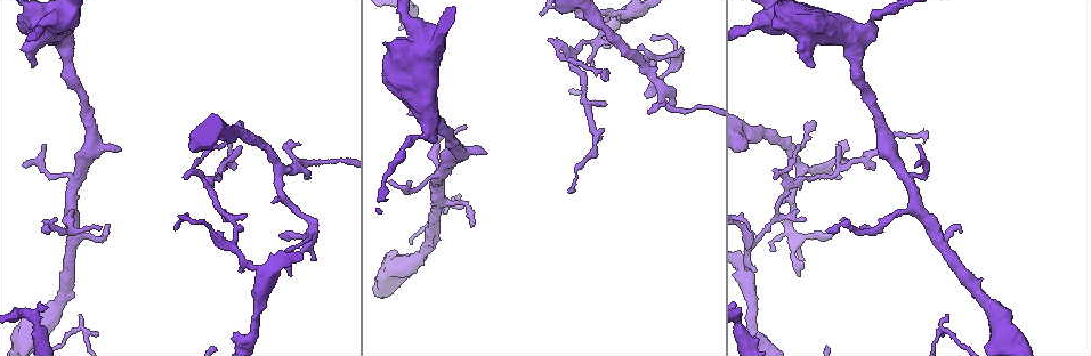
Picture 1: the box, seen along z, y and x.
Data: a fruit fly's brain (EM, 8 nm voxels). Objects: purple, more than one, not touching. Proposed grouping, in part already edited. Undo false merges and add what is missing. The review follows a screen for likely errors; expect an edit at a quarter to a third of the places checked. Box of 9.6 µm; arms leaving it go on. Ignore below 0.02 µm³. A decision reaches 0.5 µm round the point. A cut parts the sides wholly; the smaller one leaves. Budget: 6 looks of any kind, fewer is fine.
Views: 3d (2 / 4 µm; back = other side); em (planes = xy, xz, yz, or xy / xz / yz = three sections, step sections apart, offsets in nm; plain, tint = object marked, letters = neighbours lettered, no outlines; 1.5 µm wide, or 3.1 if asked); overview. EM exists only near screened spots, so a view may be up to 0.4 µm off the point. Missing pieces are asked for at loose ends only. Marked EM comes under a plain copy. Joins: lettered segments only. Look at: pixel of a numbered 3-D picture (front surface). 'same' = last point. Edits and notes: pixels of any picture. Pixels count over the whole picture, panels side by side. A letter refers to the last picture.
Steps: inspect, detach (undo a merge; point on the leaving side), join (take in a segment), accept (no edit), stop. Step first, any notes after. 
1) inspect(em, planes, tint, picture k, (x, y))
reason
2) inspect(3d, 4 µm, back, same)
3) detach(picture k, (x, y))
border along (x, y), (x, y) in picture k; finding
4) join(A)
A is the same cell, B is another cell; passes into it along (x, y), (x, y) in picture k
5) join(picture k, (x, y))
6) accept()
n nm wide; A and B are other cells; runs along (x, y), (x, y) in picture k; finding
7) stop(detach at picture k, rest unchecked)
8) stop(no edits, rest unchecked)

inspect(3d, 2 µm, picture 1, (243, 122))
thin end

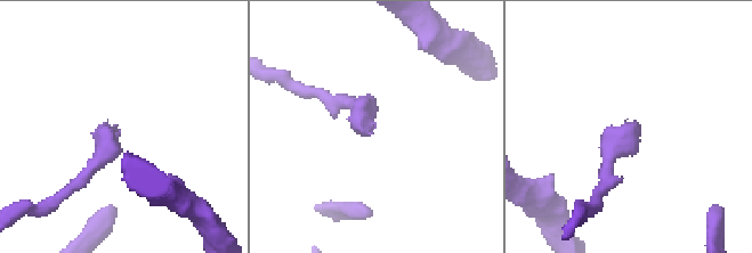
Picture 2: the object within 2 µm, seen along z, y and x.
inspect(em, planes, tint, picture 2, (630, 133))
need the tissue

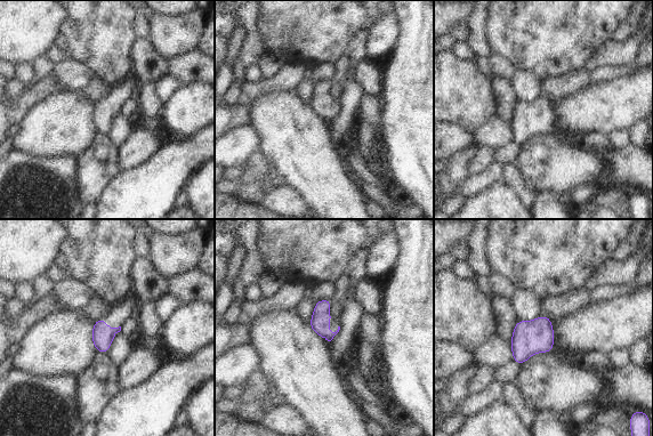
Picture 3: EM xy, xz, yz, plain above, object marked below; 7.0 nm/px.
inspect(em, planes, letters, same)

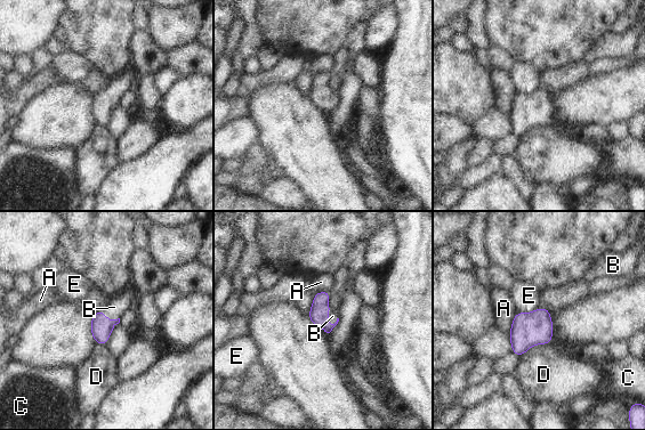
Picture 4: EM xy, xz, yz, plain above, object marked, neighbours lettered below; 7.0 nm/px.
join(picture 4, (332, 316))
130 nm wide; D touches over 220 nm; B is the same cell, A, C, D and E are other cells; the cell continues

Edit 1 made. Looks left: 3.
inspect(overview)
redraw

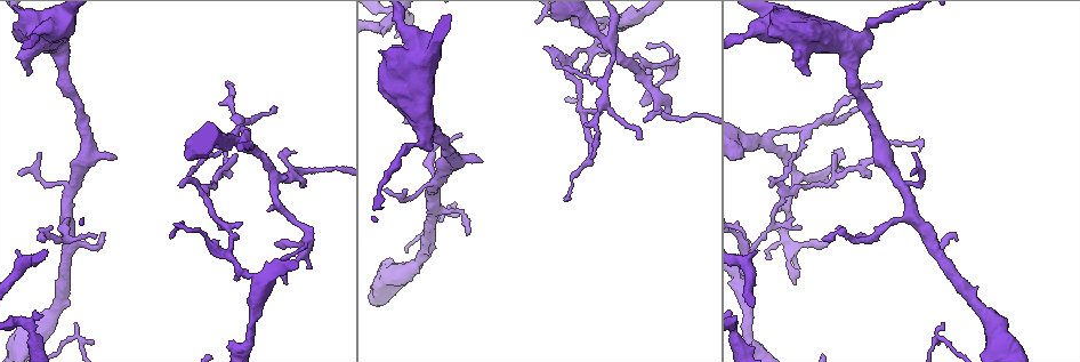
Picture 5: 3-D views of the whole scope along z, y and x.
inspect(3d, 4 µm, picture 5, (296, 153))
an open end

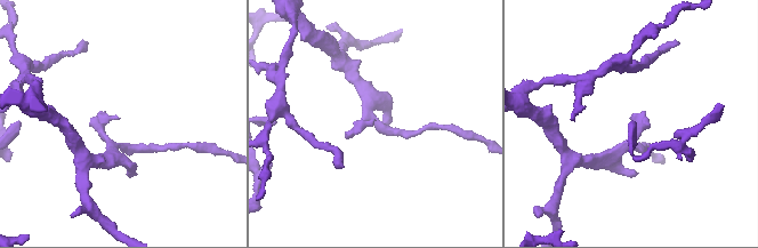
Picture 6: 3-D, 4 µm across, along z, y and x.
inspect(em, planes, letters, picture 6, (118, 117))

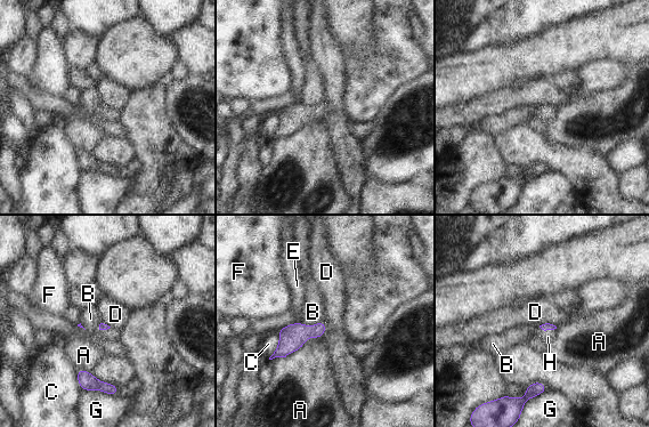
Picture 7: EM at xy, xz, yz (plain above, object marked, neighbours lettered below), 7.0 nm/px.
join(picture 7, (548, 336))
H is the same cell, A, B, C, D, E, F and G are other cells; passes into it along (545, 327), (548, 329), (548, 336) in picture 7; the cell continues

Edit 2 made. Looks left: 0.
stop(join at picture 4, join at picture 7, rest unchecked)

